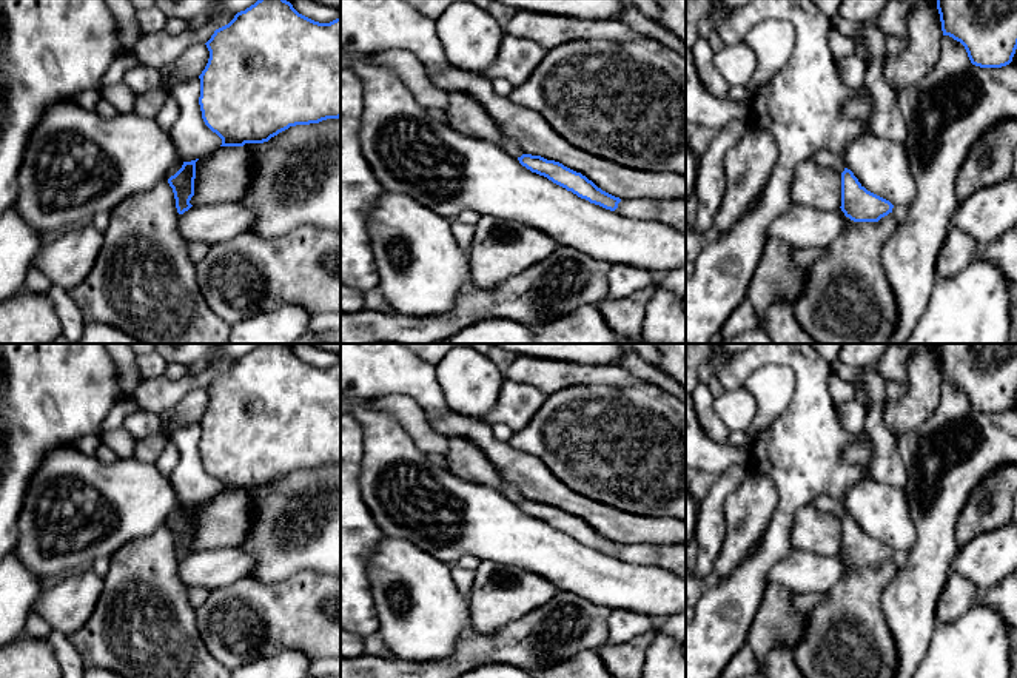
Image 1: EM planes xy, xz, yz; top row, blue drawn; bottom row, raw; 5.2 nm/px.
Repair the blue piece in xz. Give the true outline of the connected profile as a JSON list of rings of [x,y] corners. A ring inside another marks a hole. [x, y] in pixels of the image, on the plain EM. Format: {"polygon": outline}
{"polygon": [[[522,499],[521,502],[518,502],[518,505],[532,518],[547,522],[553,529],[566,533],[567,536],[572,536],[573,539],[589,545],[590,549],[615,556],[618,553],[618,549],[621,547],[619,542],[602,536],[586,521],[564,512],[559,507],[547,505],[541,501],[532,499]]]}

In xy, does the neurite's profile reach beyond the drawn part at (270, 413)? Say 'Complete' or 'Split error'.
Complete

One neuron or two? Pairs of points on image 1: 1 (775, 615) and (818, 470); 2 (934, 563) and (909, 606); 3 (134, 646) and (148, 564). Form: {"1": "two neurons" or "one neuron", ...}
{"1": "two neurons", "2": "one neuron", "3": "one neuron"}

